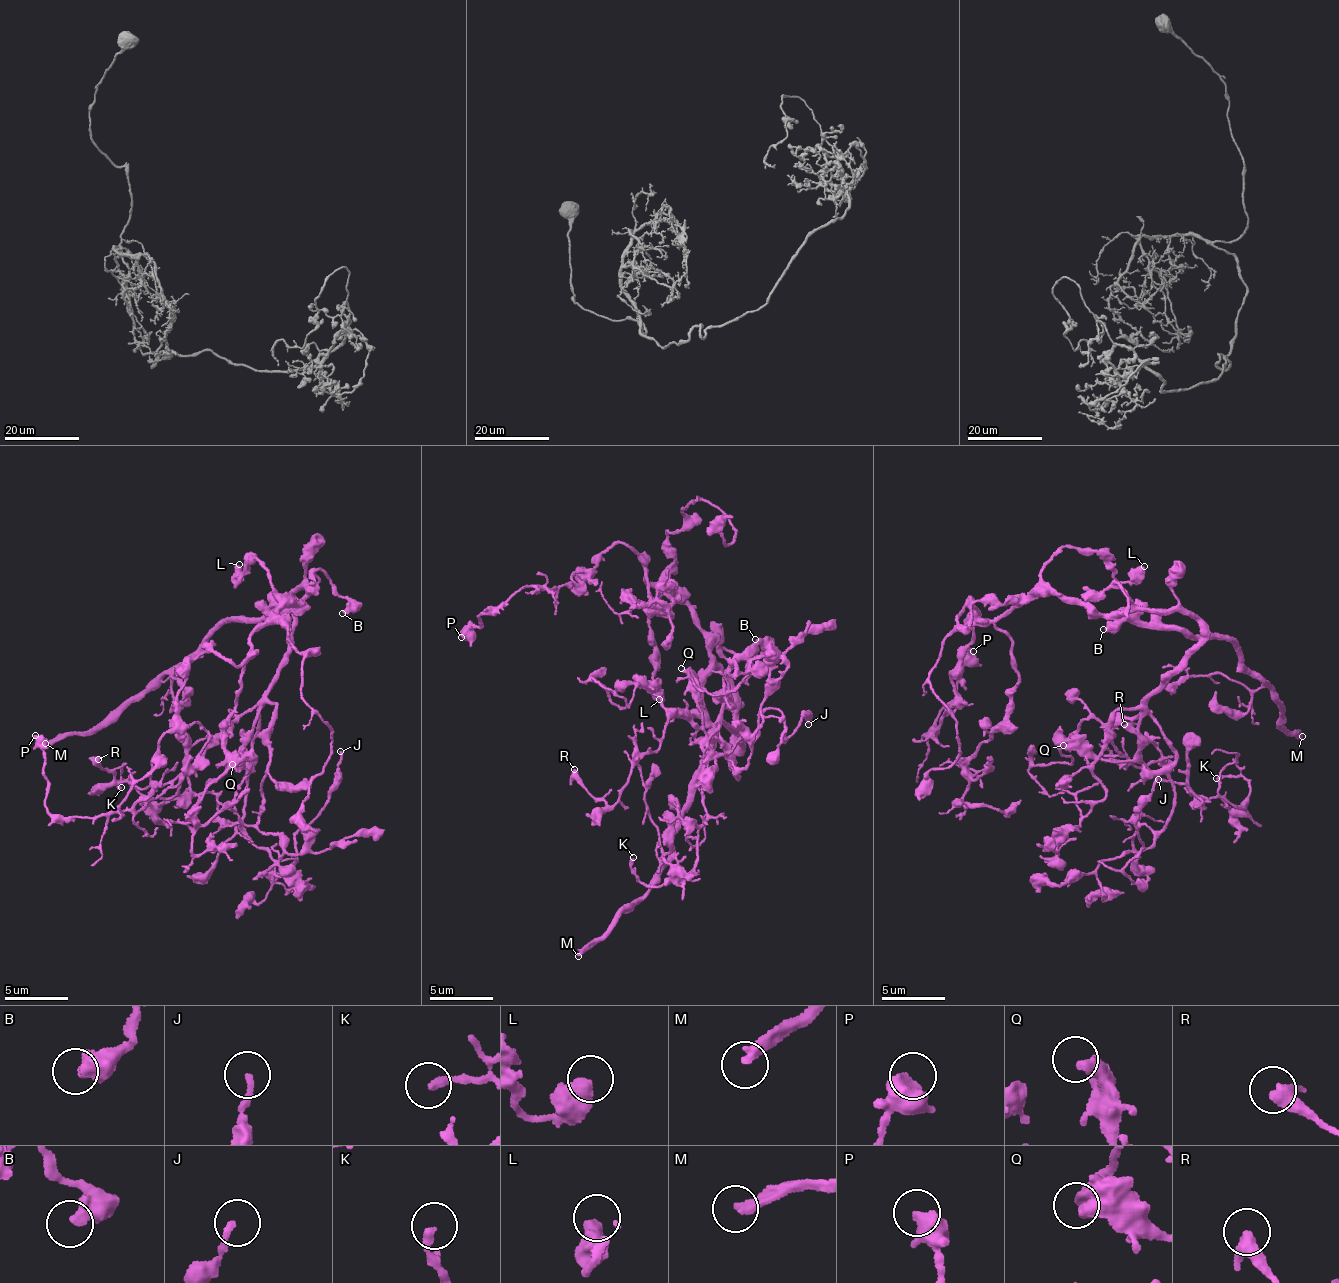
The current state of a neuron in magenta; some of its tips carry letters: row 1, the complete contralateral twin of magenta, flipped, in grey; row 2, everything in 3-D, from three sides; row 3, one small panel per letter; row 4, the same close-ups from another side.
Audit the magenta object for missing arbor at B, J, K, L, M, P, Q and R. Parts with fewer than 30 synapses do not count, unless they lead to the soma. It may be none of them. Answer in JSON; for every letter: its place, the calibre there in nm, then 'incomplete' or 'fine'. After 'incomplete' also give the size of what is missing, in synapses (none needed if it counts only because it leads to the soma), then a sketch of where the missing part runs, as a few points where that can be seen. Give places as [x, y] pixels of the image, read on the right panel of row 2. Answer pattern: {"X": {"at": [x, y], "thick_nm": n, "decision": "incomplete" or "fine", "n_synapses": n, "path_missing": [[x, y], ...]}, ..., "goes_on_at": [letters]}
{"B": {"at": [1103, 629], "thick_nm": 460, "decision": "fine"}, "J": {"at": [1158, 779], "thick_nm": 200, "decision": "fine"}, "K": {"at": [1216, 778], "thick_nm": 240, "decision": "fine"}, "L": {"at": [1144, 566], "thick_nm": 500, "decision": "fine"}, "M": {"at": [1302, 736], "thick_nm": 320, "decision": "incomplete", "n_synapses": 600}, "P": {"at": [973, 651], "thick_nm": 700, "decision": "fine"}, "Q": {"at": [1063, 745], "thick_nm": 400, "decision": "fine"}, "R": {"at": [1124, 724], "thick_nm": 550, "decision": "fine"}, "goes_on_at": ["M"]}

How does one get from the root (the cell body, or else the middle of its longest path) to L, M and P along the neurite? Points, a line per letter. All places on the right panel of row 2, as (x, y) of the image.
L: (1126, 609), (1095, 613), (1068, 604), (1044, 581), (1042, 571), (1064, 549), (1091, 547), (1120, 581), (1144, 566)
M: (1126, 609), (1120, 612), (1134, 623), (1161, 621), (1200, 637), (1227, 638), (1282, 705), (1279, 719), (1302, 736)
P: (1126, 609), (1040, 593), (967, 624), (966, 606), (975, 636), (926, 735), (973, 651)

